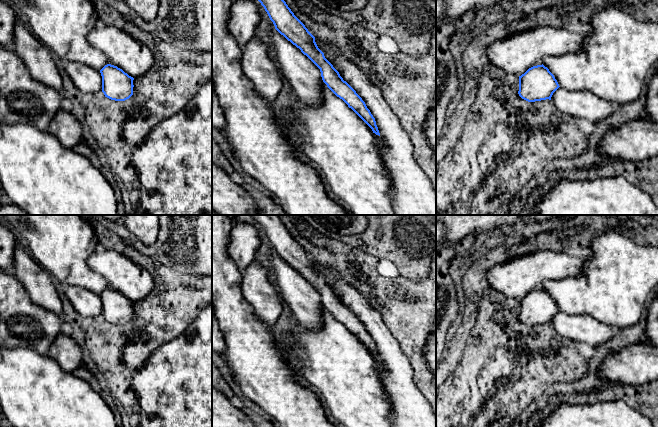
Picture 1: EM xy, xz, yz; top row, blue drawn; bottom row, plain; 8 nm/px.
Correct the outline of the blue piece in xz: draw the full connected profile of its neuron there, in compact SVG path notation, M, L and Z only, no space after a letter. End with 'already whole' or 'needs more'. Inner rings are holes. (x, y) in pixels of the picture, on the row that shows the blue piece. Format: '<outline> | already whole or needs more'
M284 0L258 1L264 7L275 29L320 69L322 80L327 87L372 129L381 158L391 177L389 196L393 201L395 215L436 215L436 191L429 177L416 162L408 134L382 97L380 89L335 46L315 38Z | needs more

